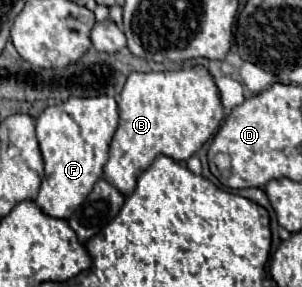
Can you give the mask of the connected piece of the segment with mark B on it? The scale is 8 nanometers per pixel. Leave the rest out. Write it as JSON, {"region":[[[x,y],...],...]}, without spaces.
{"region":[[[204,66],[168,72],[132,72],[118,96],[120,124],[110,144],[110,158],[104,164],[104,178],[124,196],[132,194],[138,176],[160,154],[186,162],[212,138],[224,118],[218,86]]]}

